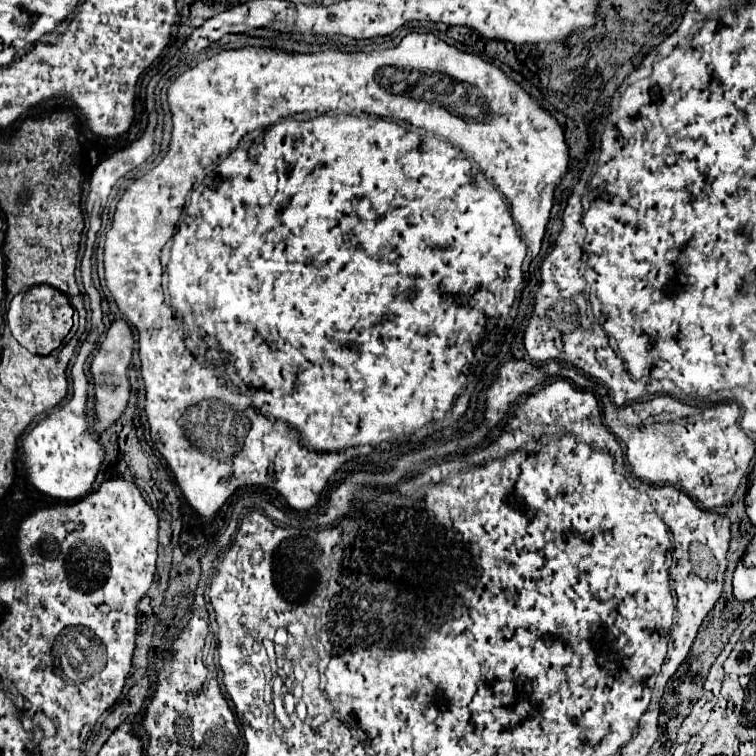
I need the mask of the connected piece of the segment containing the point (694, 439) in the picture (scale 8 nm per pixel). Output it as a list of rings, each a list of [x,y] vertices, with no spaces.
[[[601,385],[599,397],[605,423],[613,435],[625,443],[625,455],[639,479],[647,479],[655,485],[679,485],[679,489],[697,499],[703,509],[725,505],[735,495],[755,455],[753,439],[739,427],[737,403],[719,403],[699,409],[683,405],[673,397],[655,397],[647,403],[617,409]]]

